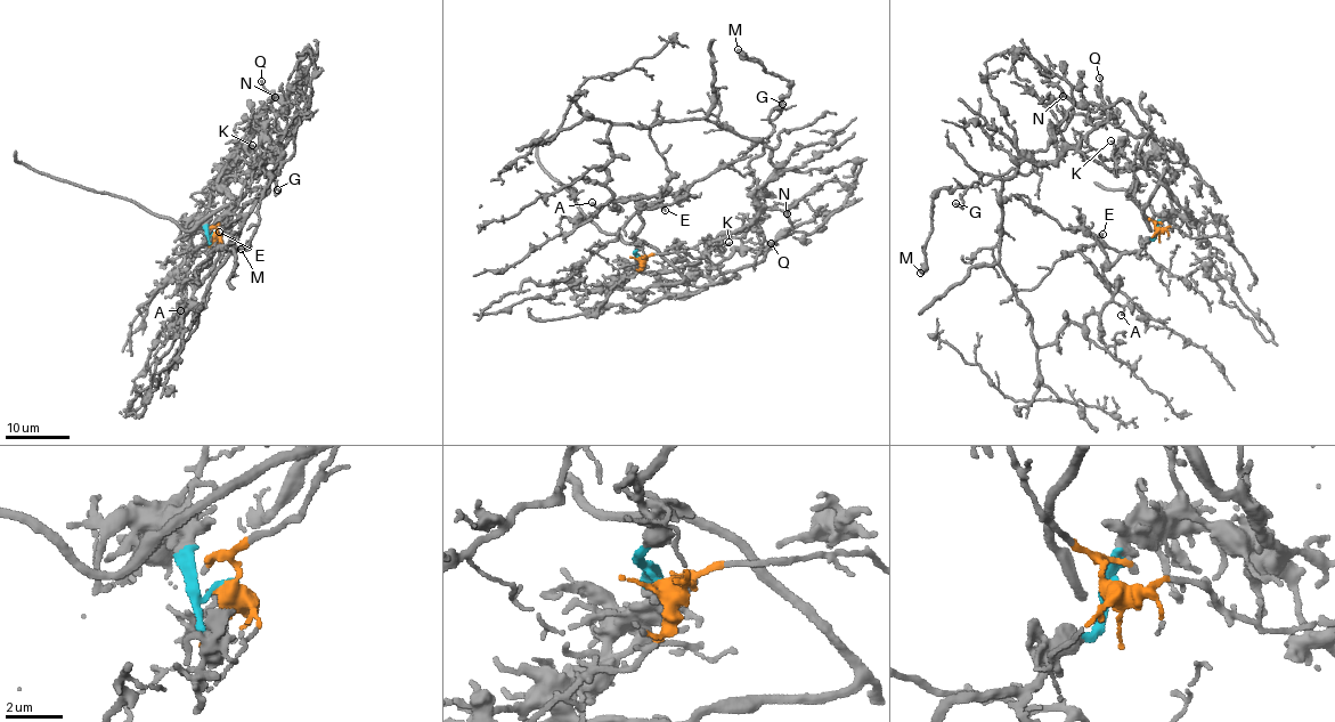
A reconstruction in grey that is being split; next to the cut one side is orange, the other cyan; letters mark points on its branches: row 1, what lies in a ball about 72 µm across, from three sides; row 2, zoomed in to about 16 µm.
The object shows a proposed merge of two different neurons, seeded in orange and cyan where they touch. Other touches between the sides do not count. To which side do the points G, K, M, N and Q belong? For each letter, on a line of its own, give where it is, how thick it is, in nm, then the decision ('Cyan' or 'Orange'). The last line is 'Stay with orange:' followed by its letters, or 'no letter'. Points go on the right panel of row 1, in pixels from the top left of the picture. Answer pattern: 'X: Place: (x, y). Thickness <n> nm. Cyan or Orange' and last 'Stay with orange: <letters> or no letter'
G: Place: (955, 203). Thickness 160 nm. Orange
K: Place: (1110, 140). Thickness 110 nm. Orange
M: Place: (920, 273). Thickness 240 nm. Orange
N: Place: (1063, 96). Thickness 180 nm. Orange
Q: Place: (1099, 78). Thickness 140 nm. Orange
Stay with orange: G, K, M, N, Q

